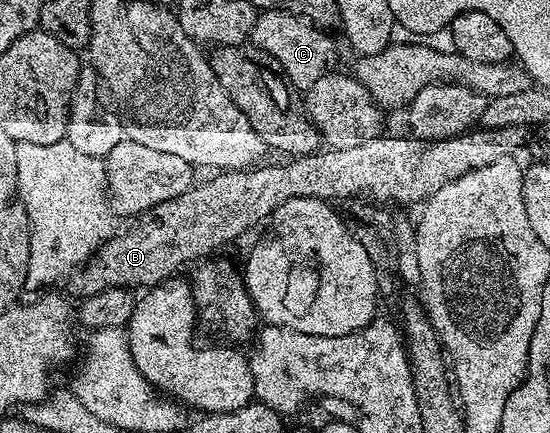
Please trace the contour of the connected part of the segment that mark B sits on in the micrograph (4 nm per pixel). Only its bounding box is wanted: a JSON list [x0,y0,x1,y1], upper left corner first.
[66,126,528,298]

